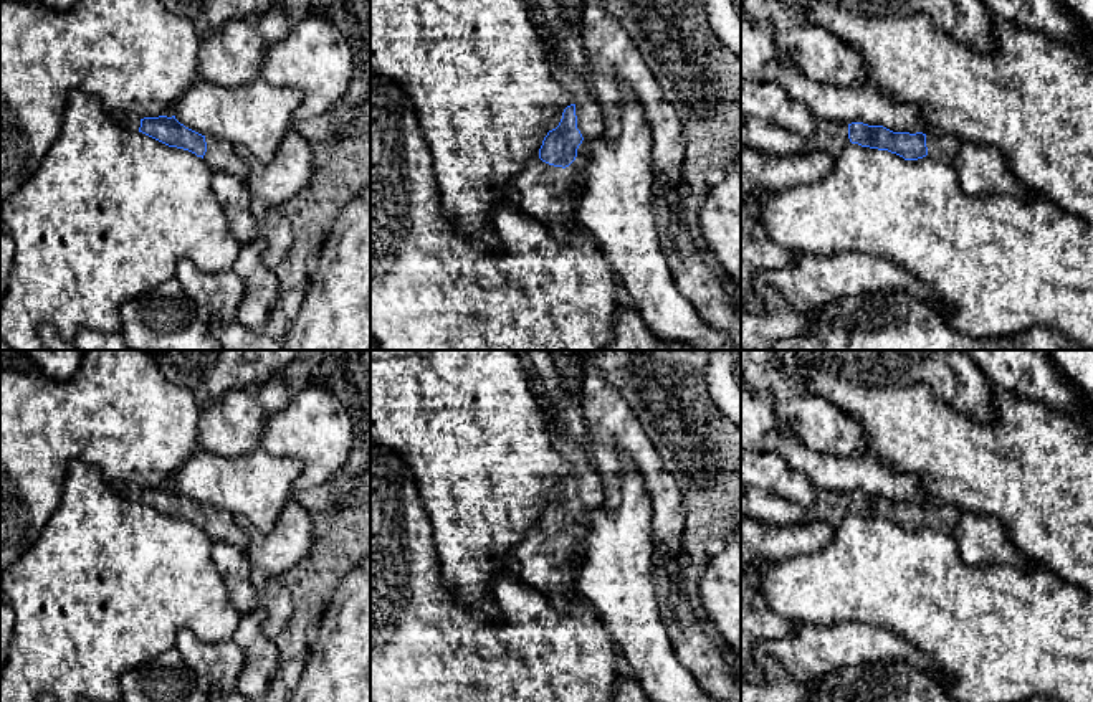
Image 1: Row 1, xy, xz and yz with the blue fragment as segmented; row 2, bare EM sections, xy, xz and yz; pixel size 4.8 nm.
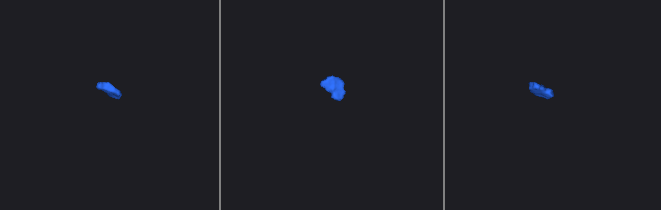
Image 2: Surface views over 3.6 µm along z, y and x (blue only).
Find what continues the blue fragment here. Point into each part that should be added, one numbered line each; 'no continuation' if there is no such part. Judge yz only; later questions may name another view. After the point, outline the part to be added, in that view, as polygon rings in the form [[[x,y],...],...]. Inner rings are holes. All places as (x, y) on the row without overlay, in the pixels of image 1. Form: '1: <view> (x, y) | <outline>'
1: yz (756, 504) | [[[761,489],[741,492],[741,519],[752,519],[769,525],[807,524],[815,519],[833,525],[847,514],[850,514],[848,494],[817,489],[817,507],[807,510],[789,499]]]
2: yz (979, 539) | [[[926,504],[926,517],[928,525],[956,540],[961,558],[969,565],[992,562],[1020,568],[1040,567],[1012,543],[1004,525],[995,519],[971,514],[954,505],[933,504]]]

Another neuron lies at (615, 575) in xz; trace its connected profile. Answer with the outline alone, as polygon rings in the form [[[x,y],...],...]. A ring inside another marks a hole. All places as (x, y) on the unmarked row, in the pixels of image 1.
[[[617,454],[620,505],[589,512],[589,522],[569,535],[580,547],[577,593],[594,606],[652,702],[719,702],[675,654],[653,578],[652,499],[628,456]]]

